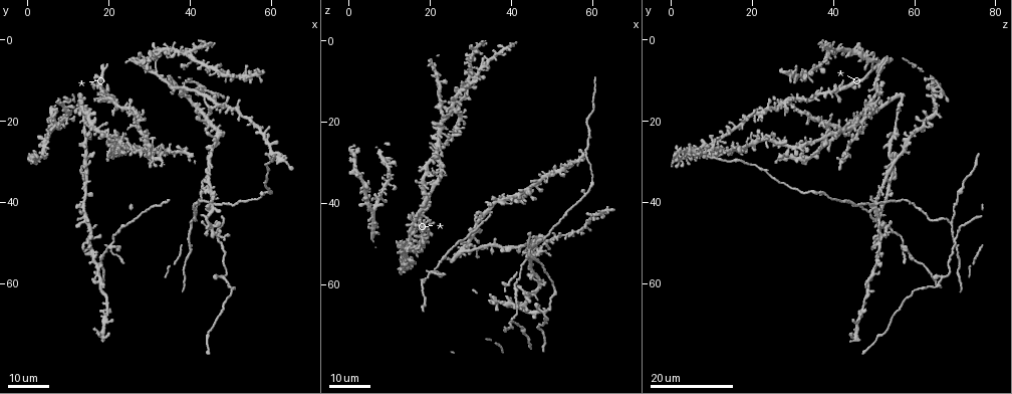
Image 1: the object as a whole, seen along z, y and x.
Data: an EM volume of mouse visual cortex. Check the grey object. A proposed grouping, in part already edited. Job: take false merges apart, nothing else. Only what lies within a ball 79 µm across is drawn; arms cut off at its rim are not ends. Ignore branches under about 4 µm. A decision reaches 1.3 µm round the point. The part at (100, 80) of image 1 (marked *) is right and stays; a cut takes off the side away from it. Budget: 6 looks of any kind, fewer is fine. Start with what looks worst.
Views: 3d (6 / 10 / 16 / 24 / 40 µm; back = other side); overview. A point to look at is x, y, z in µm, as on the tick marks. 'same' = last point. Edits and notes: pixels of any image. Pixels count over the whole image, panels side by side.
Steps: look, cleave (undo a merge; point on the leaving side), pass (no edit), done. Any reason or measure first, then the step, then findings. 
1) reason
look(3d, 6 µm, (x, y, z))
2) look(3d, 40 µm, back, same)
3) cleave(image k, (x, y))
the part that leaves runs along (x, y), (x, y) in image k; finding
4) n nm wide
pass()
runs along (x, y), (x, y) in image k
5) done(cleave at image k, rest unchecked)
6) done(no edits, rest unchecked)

small branch off a trunk
look(3d, 16 µm, (58.5, 37.5, 37.5))

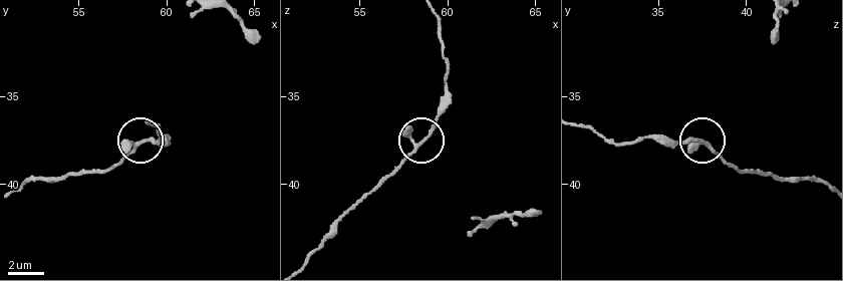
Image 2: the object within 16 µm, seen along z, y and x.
look(3d, 6 µm, (58.6, 37.5, 37.6))

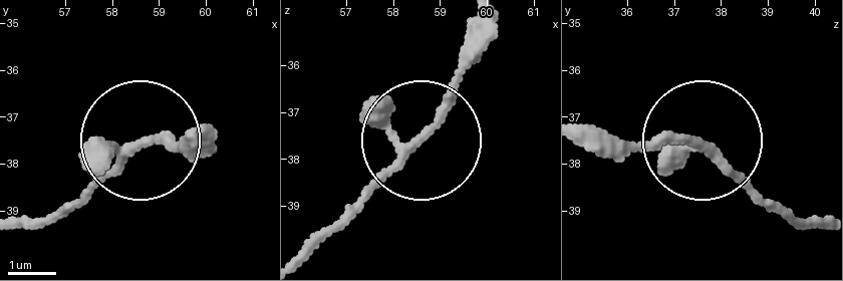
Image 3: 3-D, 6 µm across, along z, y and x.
3 arms
pass()
continuous, no second neuron

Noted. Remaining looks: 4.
looks like a crossing
look(3d, 24 µm, (46.0, 40.5, 51.0))

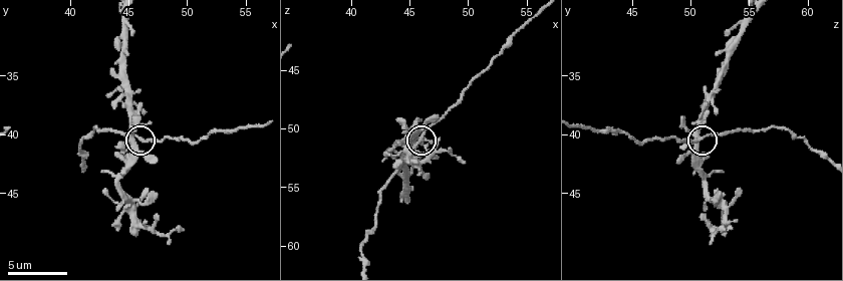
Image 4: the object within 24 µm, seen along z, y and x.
zoom in
look(3d, 6 µm, (46.0, 40.2, 51.0))

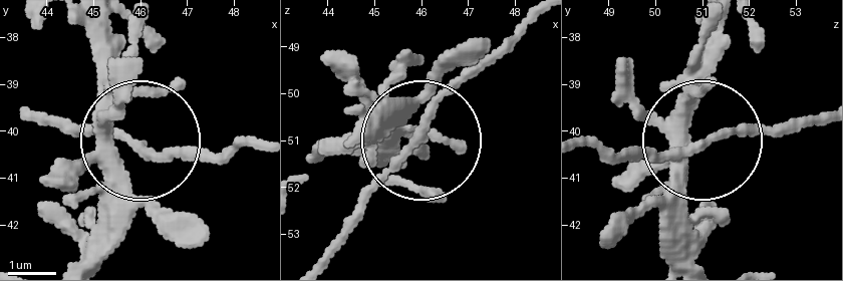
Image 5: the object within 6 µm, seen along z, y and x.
side arm 54 µm
pass()
one neuron here

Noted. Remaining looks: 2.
branch point
look(3d, 24 µm, (35.0, 11.5, 51.0))

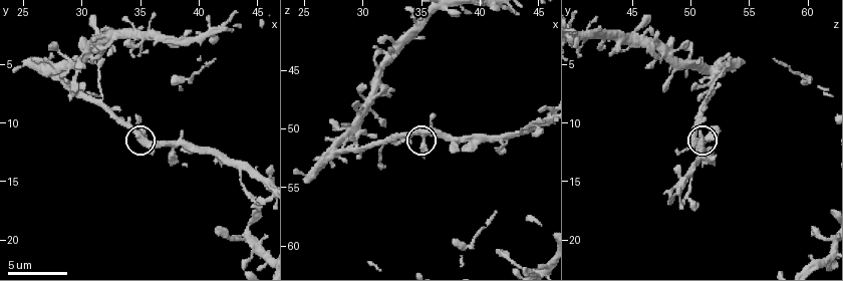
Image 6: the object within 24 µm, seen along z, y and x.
look(3d, 10 µm, (35.2, 11.2, 50.8))

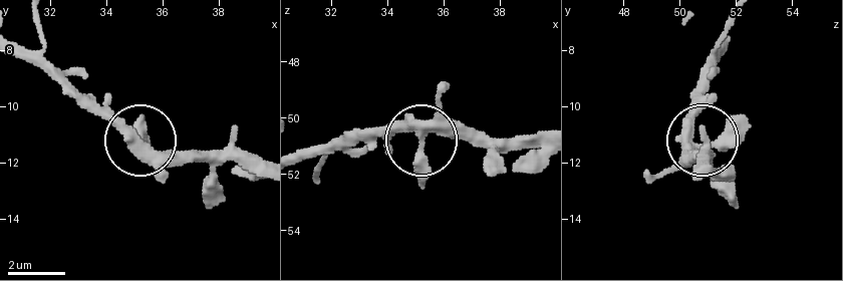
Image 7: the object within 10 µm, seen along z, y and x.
side arm 16 µm
pass()
continuous, no second neuron

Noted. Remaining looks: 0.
done(no edits, rest unchecked)

